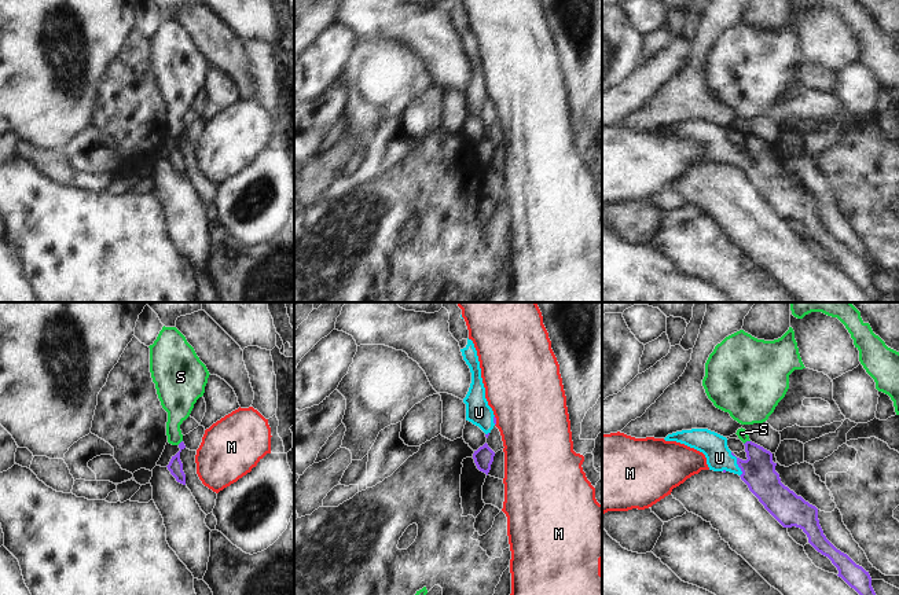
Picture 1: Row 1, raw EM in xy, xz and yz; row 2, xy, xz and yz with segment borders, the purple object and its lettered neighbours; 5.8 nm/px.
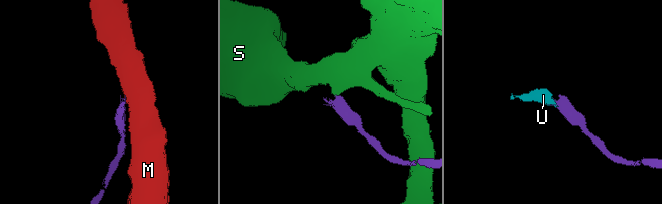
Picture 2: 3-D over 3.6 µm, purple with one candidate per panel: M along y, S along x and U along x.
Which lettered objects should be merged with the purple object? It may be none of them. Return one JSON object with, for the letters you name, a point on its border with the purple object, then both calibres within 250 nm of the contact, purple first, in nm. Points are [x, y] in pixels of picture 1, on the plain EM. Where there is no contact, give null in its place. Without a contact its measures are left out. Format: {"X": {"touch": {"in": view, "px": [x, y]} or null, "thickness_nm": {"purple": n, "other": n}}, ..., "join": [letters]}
{"U": {"touch": {"in": "yz", "px": [737, 155]}, "thickness_nm": {"purple": 190, "other": 150}}, "join": ["U"]}

